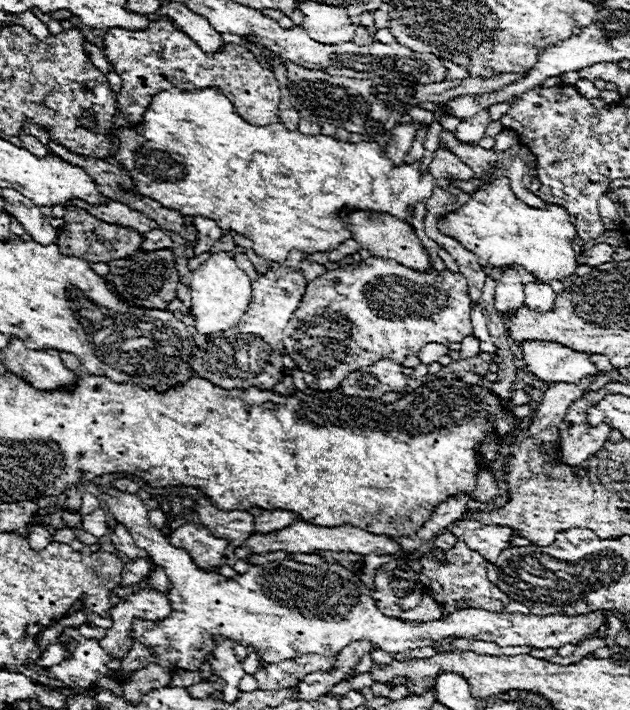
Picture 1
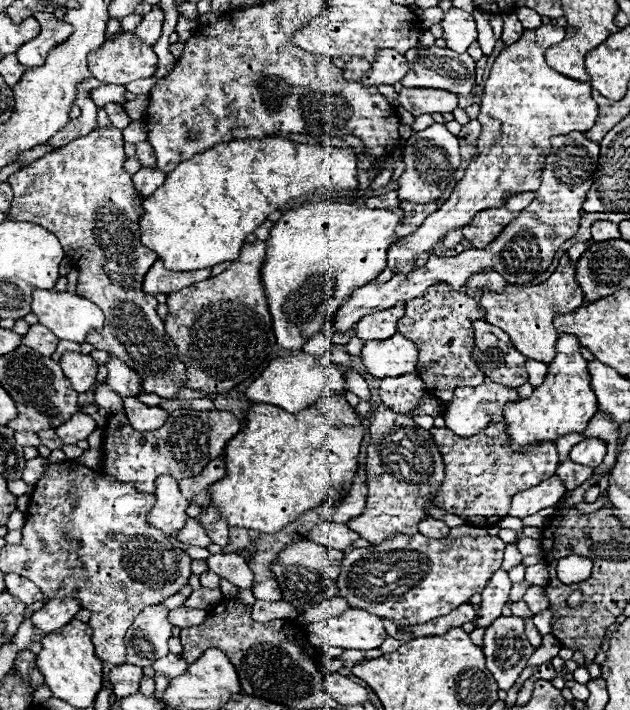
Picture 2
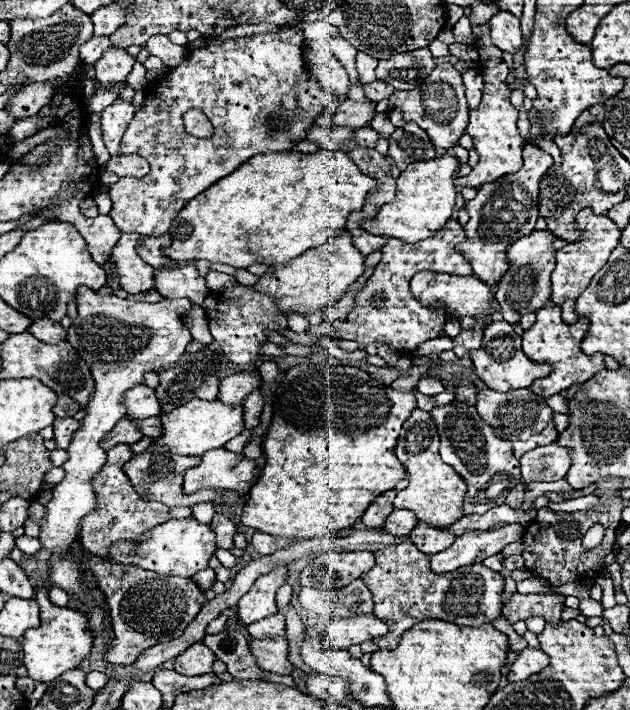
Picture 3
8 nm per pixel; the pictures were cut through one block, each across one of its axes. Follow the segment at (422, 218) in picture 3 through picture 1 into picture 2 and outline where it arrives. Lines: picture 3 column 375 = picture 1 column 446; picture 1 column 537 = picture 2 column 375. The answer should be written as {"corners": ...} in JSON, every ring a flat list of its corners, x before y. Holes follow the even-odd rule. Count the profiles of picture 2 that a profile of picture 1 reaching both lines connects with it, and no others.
{"corners":[[342,202,304,204,280,216,266,240,266,260,262,266,262,282,272,312,276,342,286,350,302,348,312,336,320,334,330,318,338,312,342,302,350,298,358,286,372,282,386,268,386,252,396,242,396,226,402,222,402,208,356,208]]}

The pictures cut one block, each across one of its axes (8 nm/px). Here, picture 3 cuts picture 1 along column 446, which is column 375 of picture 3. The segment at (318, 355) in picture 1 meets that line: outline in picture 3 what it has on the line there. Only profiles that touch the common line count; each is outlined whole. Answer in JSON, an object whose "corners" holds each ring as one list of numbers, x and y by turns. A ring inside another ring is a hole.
{"corners":[[448,220,432,238,420,240,416,244,406,244,402,240,390,238,382,248,382,260,376,266,374,274,368,278,364,290,356,298,354,310,348,314,346,322,334,322,334,330,340,338,354,340,358,344,388,344,400,352,412,352,418,344,438,338,442,326,446,324,444,308,422,306,410,292,410,280,414,274,422,270,438,272,438,274,468,274,470,264,466,258,456,252,456,244,462,242,464,230,456,220],[380,270,380,272,378,272]]}

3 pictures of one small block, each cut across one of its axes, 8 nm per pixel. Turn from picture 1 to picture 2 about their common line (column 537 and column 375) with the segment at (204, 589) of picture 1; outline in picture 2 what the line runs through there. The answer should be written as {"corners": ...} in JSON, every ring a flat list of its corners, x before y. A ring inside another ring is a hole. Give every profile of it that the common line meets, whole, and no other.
{"corners":[[350,608,340,616,332,616,310,625,322,642,344,650,372,650,378,648,386,638,382,618,360,608]]}

